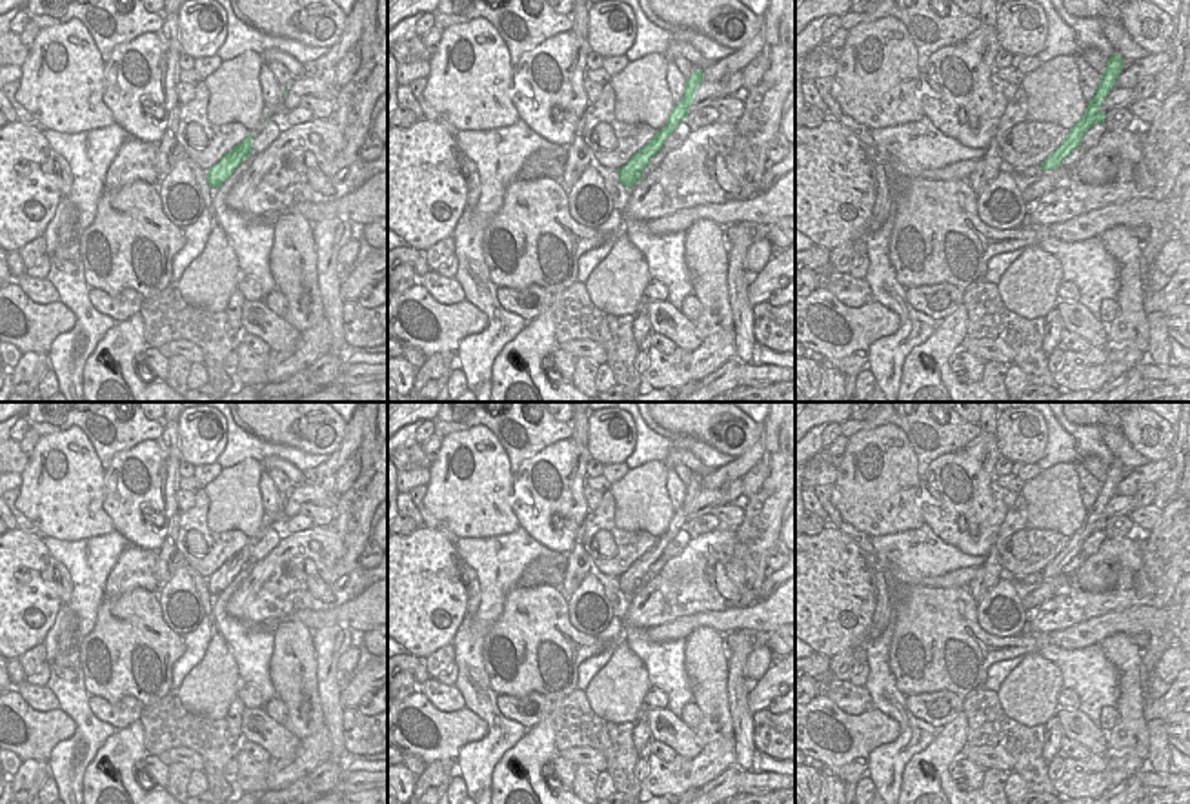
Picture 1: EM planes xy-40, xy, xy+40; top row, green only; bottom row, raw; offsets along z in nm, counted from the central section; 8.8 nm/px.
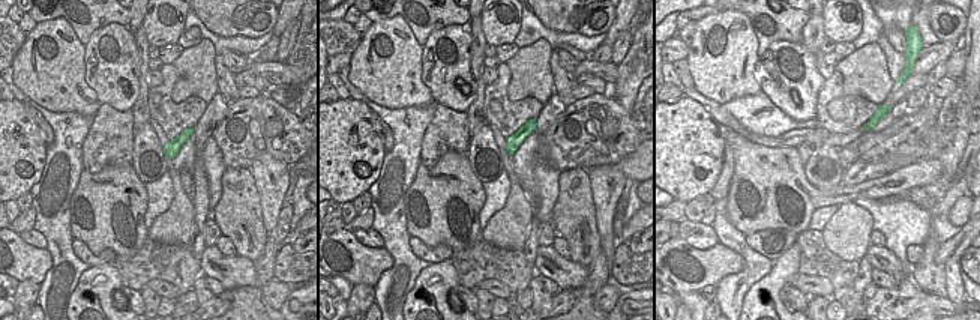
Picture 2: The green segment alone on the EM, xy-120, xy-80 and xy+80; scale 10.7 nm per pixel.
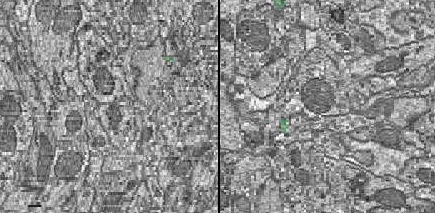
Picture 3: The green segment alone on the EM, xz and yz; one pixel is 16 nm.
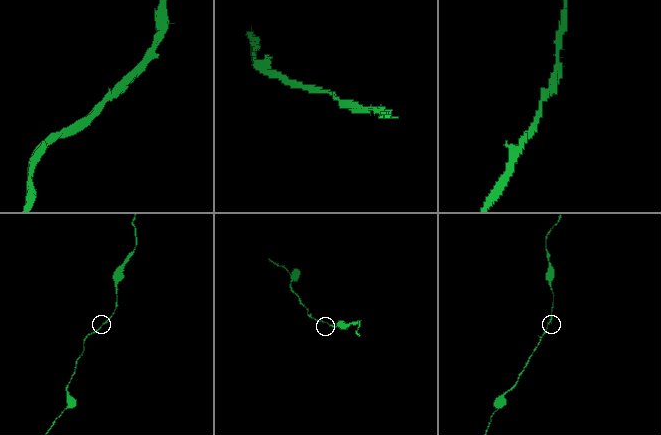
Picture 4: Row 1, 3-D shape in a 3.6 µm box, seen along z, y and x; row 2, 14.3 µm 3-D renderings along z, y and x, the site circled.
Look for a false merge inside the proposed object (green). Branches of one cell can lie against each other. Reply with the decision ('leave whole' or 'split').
leave whole

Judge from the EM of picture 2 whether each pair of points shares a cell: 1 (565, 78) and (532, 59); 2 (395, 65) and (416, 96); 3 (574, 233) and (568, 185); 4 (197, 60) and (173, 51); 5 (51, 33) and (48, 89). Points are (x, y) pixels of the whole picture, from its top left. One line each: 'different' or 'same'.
1: different
2: same
3: same
4: different
5: same

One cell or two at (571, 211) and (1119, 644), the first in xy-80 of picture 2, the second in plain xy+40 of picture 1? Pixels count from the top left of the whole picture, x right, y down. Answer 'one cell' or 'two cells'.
one cell

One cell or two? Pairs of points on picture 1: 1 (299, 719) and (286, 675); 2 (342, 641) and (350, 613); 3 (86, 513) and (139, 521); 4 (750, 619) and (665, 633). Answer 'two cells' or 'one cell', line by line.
1: one cell
2: two cells
3: two cells
4: one cell

